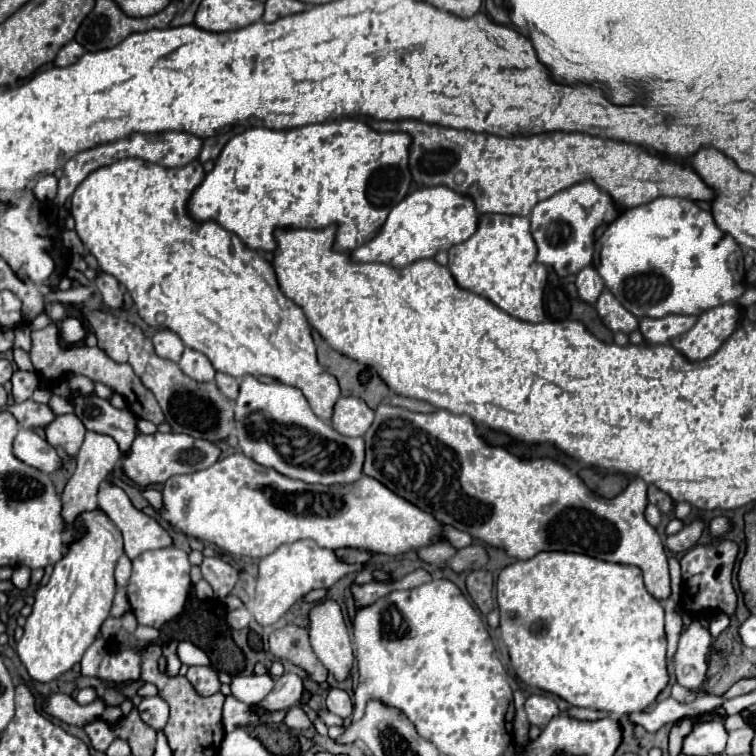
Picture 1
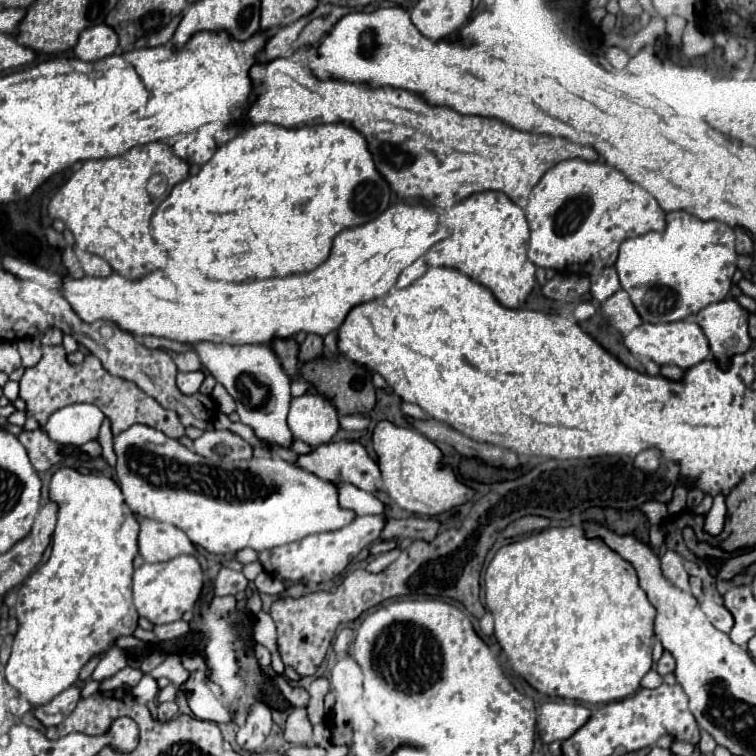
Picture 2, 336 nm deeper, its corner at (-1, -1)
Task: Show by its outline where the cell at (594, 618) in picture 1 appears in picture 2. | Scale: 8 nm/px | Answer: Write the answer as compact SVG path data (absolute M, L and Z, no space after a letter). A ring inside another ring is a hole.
M577 526L544 529L522 541L504 545L490 561L486 575L484 575L484 585L486 585L486 605L488 605L488 611L494 615L494 637L498 639L500 647L504 649L512 669L518 675L522 675L536 691L540 691L548 697L562 697L562 699L574 699L574 701L598 705L598 703L620 701L640 689L642 677L652 667L652 647L656 641L656 637L654 637L656 609L650 605L646 593L640 589L638 577L636 577L636 571L632 569L632 565L628 561L624 561L618 553L608 549L600 539L586 539L584 529Z

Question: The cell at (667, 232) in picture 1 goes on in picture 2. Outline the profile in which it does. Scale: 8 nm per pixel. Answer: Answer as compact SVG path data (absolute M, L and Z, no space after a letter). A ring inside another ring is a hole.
M672 211L666 213L664 231L650 231L622 241L616 271L622 289L630 295L630 301L646 323L670 323L726 299L736 259L734 229L720 221L700 221L686 211Z

